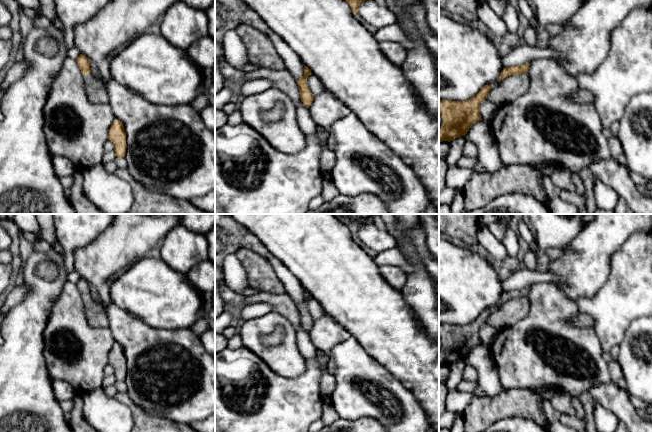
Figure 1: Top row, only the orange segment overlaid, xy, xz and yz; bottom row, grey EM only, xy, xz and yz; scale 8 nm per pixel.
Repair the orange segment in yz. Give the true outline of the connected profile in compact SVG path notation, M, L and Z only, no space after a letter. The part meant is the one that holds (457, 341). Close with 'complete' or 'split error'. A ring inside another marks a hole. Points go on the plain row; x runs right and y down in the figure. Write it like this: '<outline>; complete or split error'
M485 309L473 322L466 325L439 324L442 350L439 353L439 367L452 365L467 358L471 350L482 345L480 327L487 323L493 309Z; complete

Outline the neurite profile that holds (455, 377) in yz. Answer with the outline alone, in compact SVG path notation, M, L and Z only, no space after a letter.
M459 360L450 365L450 374L446 381L448 392L458 389L459 383L463 380L462 372L465 365L464 360Z

